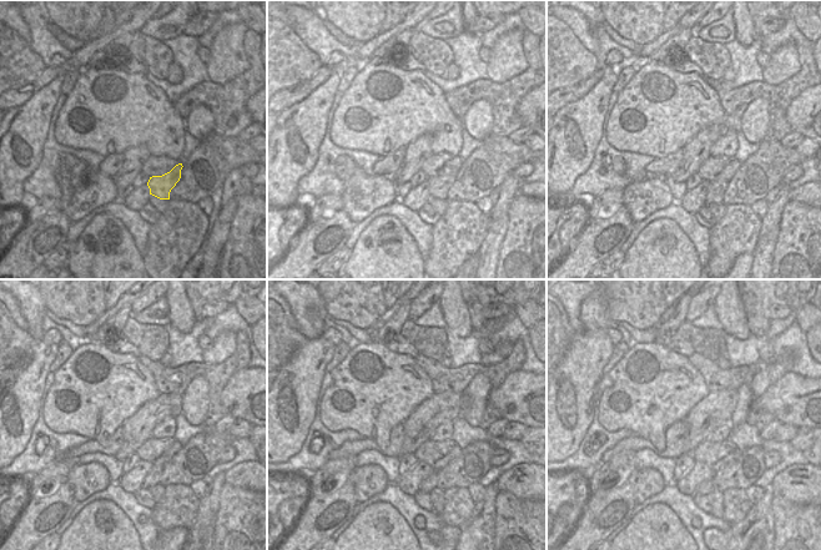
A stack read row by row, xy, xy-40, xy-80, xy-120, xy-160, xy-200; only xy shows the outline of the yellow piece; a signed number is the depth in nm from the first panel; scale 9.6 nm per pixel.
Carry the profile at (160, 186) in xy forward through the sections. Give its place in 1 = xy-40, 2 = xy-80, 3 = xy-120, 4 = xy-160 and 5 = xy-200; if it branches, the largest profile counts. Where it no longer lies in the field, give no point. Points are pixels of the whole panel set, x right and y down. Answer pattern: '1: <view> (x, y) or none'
1: xy-40 (439, 186)
2: xy-80 (716, 188)
3: xy-120 (154, 477)
4: xy-160 (428, 484)
5: xy-200 (705, 488)

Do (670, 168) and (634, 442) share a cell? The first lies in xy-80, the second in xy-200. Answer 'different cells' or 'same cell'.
same cell

